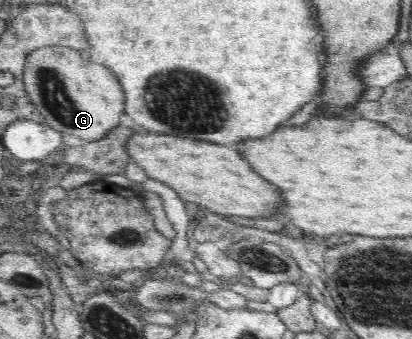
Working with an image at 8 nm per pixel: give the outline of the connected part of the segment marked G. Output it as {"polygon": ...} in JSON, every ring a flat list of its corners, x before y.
{"polygon":[[46,46,35,49,33,52,28,53,26,56,26,63,23,67,23,84,24,89,28,98,28,101,34,105,36,111,41,113,42,119,44,119,44,124,56,131,59,131,66,137,69,141,78,141,78,142,94,142,100,141,110,133,114,127,118,126,120,123,120,117,125,115,125,99,124,99,124,90,120,85,120,82,114,77,114,73,110,71,110,69,106,69,106,67,102,67,102,65,94,65,94,63,90,63,90,61,86,61,84,57,82,57,82,53,80,50,75,50,72,48,65,48,62,46]]}

